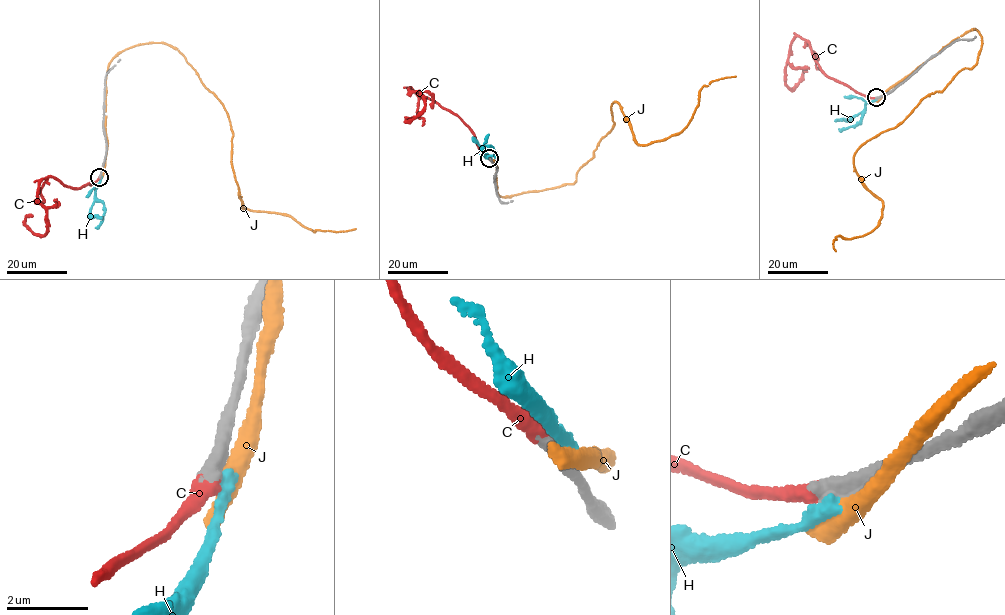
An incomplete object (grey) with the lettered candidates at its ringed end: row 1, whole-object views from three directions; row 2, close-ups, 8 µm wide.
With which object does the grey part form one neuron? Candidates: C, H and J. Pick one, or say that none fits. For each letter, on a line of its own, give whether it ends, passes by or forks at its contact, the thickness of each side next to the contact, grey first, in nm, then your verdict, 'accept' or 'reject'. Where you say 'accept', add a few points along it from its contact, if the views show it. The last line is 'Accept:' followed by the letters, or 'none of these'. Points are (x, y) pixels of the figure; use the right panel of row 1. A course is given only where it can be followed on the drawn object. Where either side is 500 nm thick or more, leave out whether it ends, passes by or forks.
C: it ends | 480/440 nm | accept | via (876, 98), (855, 92), (827, 76), (808, 41), (798, 36), (790, 46), (785, 85), (791, 89), (805, 71)
H: 550/320 nm | reject
J: 600/400 nm | reject
Accept: C

